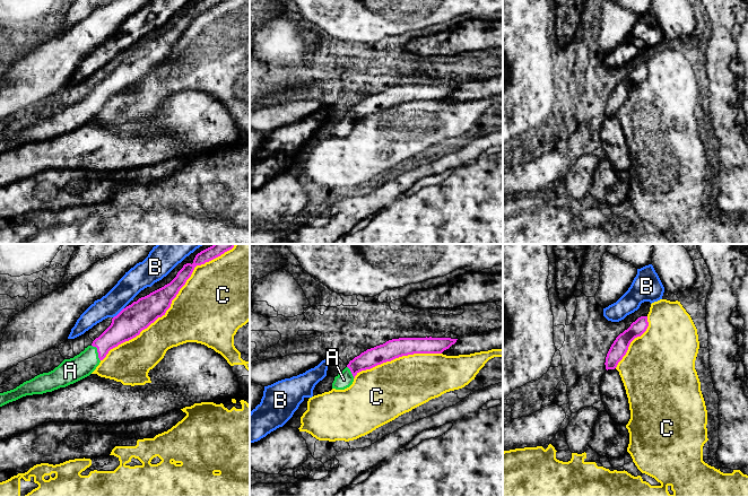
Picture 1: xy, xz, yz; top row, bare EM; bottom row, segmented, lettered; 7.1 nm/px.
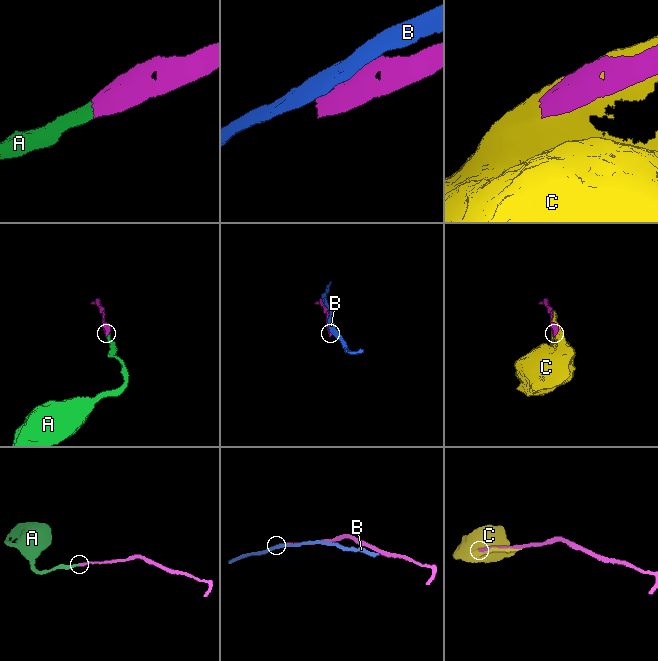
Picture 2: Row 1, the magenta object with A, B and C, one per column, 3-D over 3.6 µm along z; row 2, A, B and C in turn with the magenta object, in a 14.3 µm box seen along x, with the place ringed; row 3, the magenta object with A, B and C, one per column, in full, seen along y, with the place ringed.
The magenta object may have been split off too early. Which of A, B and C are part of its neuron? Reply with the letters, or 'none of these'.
A

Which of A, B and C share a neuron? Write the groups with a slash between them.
A / B / C

